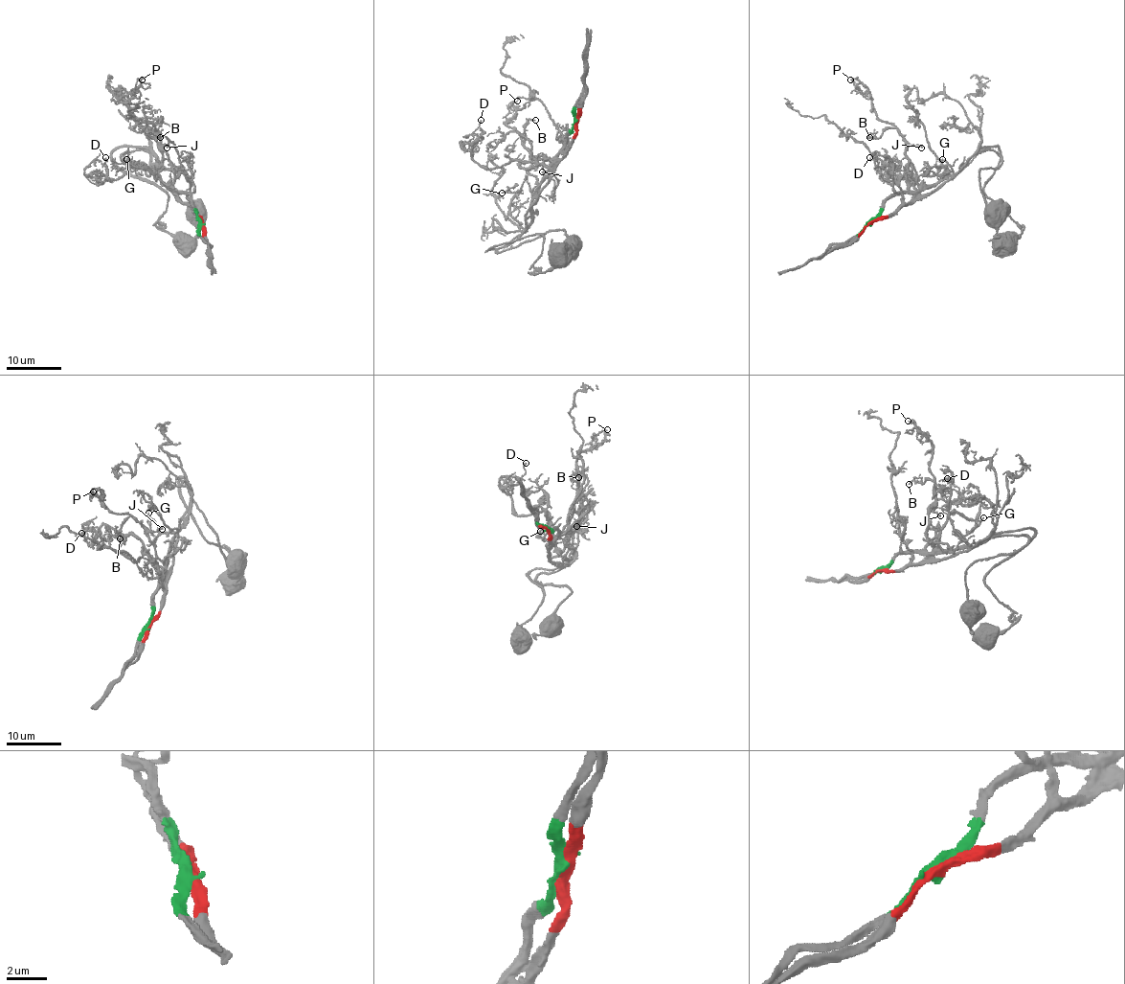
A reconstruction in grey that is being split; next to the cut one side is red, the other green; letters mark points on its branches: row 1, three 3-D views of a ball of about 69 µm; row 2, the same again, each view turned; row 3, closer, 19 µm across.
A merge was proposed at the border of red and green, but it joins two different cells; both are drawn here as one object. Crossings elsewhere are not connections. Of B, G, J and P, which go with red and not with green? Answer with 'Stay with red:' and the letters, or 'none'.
Stay with red: G

